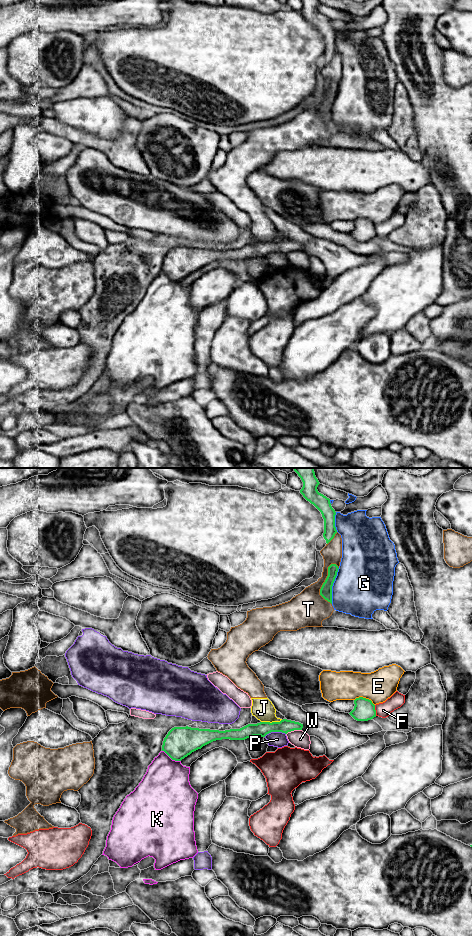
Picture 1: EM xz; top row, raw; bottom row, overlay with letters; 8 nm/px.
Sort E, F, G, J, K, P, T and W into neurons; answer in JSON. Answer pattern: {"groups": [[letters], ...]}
{"groups": [["E"], ["F"], ["G"], ["J", "T"], ["K"], ["P"], ["W"]]}

